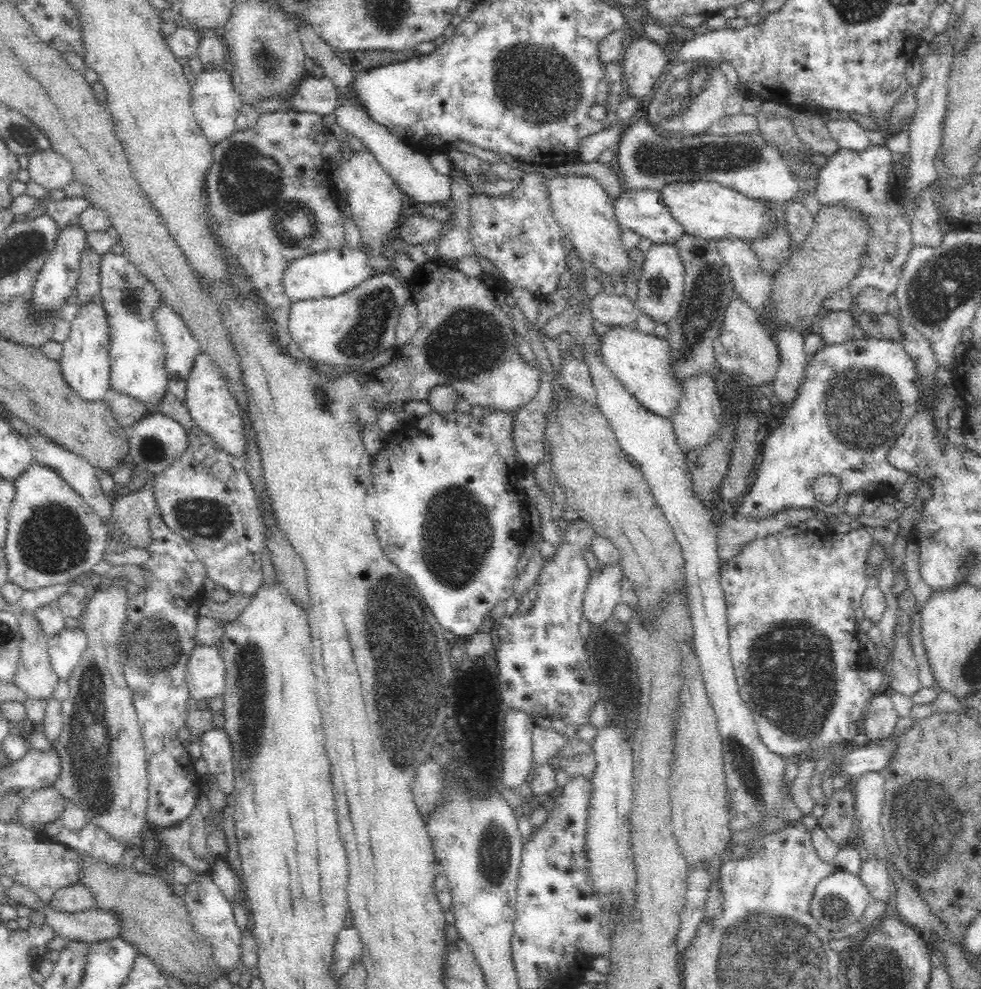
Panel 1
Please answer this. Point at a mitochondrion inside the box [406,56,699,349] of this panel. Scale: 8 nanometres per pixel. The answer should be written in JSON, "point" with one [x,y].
{"point":[658,288]}

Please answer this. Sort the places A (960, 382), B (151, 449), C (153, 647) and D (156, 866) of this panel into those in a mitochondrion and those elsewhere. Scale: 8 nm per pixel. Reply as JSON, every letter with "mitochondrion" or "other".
{"A":"other","B":"mitochondrion","C":"mitochondrion","D":"other"}

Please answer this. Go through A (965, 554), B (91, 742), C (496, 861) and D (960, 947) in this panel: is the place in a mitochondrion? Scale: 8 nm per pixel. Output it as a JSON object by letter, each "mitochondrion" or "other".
{"A":"mitochondrion","B":"mitochondrion","C":"mitochondrion","D":"other"}

